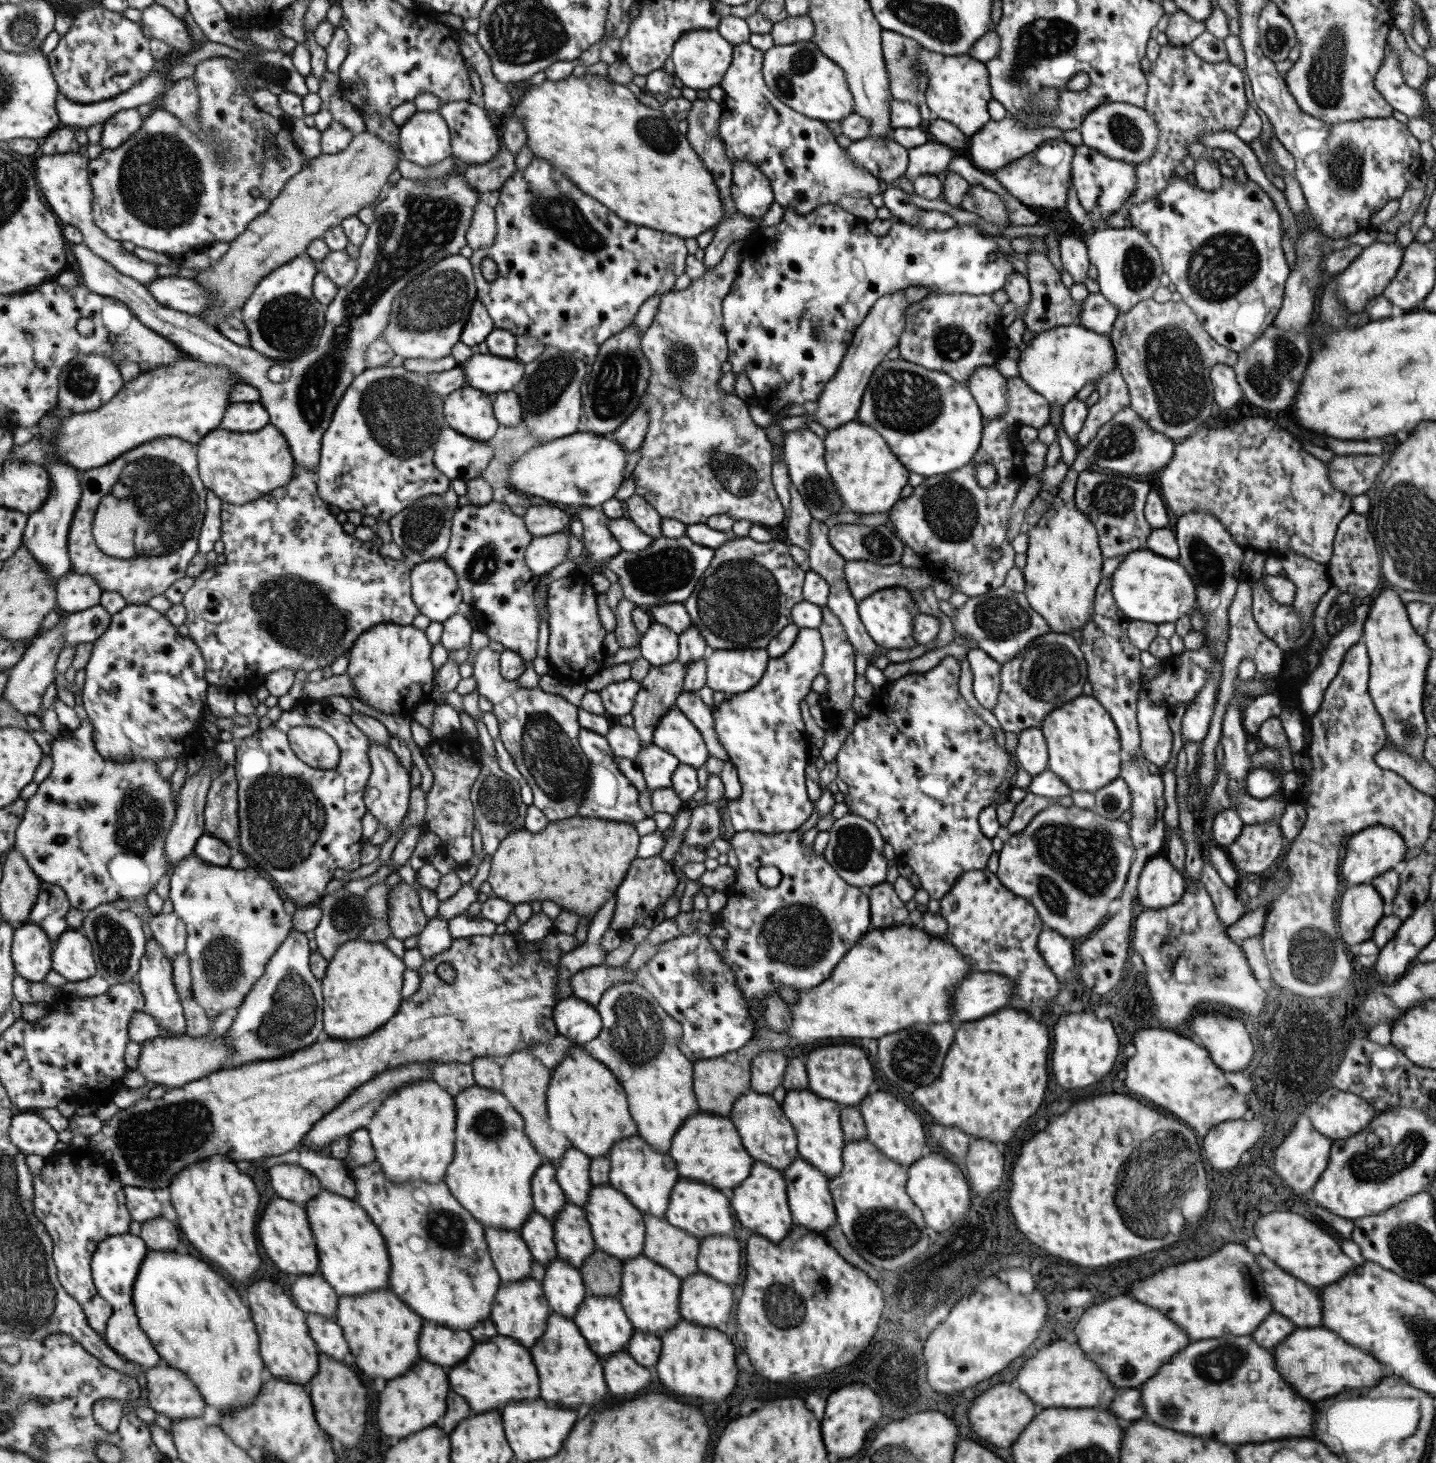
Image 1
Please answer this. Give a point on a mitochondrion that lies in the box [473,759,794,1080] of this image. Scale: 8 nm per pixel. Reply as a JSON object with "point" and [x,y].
{"point":[639,1028]}

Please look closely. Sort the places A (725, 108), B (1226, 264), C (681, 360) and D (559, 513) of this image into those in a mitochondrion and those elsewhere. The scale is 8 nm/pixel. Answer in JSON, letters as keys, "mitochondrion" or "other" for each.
{"A":"other","B":"mitochondrion","C":"mitochondrion","D":"other"}

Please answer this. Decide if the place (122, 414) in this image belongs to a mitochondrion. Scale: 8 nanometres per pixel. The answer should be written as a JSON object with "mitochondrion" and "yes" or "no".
{"mitochondrion":"no"}

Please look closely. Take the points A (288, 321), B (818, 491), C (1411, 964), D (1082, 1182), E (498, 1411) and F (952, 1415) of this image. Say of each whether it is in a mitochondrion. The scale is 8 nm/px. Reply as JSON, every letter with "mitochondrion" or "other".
{"A":"mitochondrion","B":"mitochondrion","C":"other","D":"other","E":"other","F":"other"}

